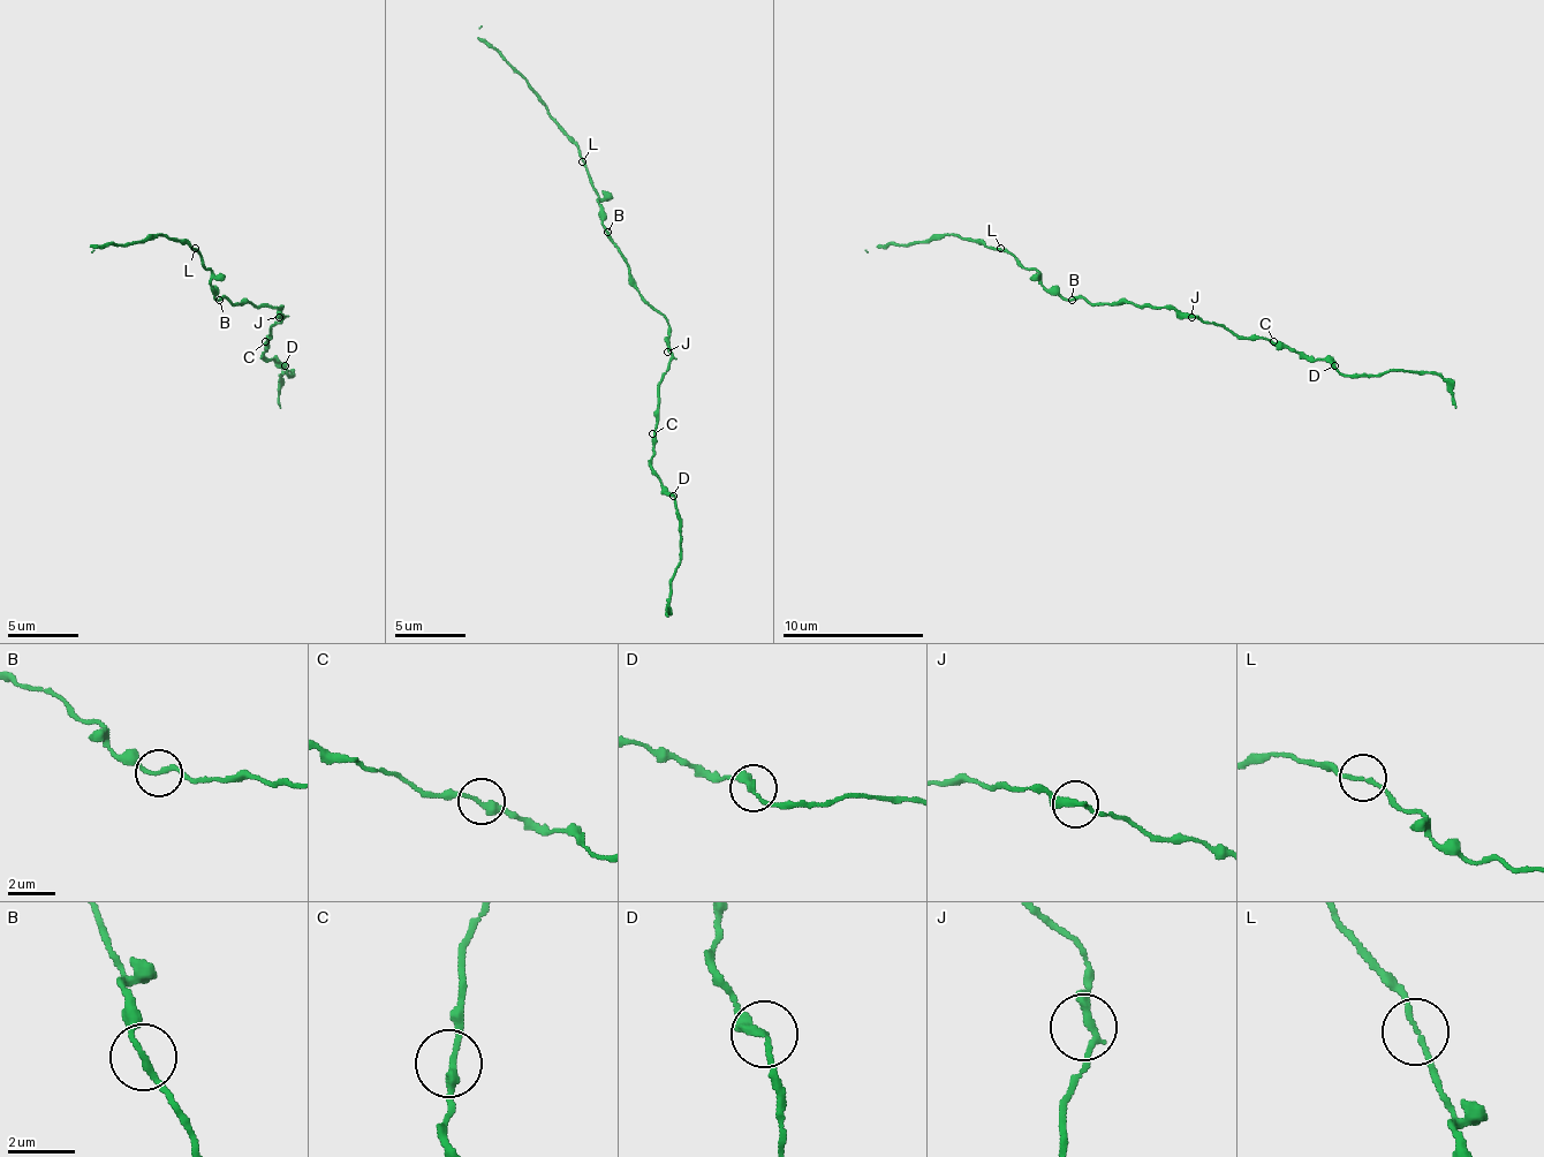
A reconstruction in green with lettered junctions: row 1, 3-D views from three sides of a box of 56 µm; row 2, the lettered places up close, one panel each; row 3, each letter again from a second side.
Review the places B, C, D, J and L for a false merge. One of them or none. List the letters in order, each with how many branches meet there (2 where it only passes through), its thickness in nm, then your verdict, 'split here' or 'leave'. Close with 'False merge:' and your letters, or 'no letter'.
B: 2 branches meet; 180 nm thick; leave
C: 2 branches meet; 240 nm thick; leave
D: 2 branches meet; 280 nm thick; leave
J: 2 branches meet; 280 nm thick; leave
L: 2 branches meet; 140 nm thick; leave
False merge: no letter

